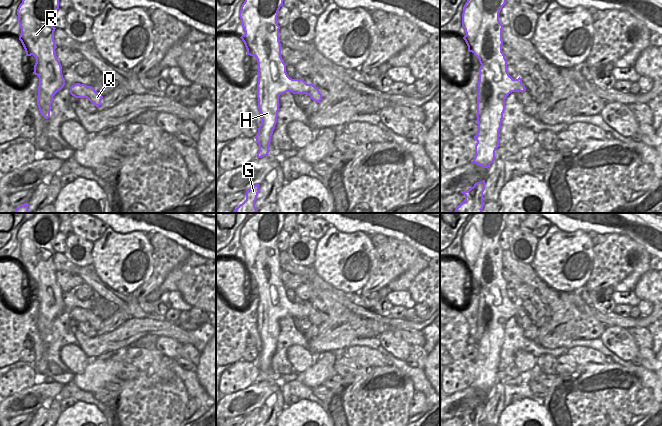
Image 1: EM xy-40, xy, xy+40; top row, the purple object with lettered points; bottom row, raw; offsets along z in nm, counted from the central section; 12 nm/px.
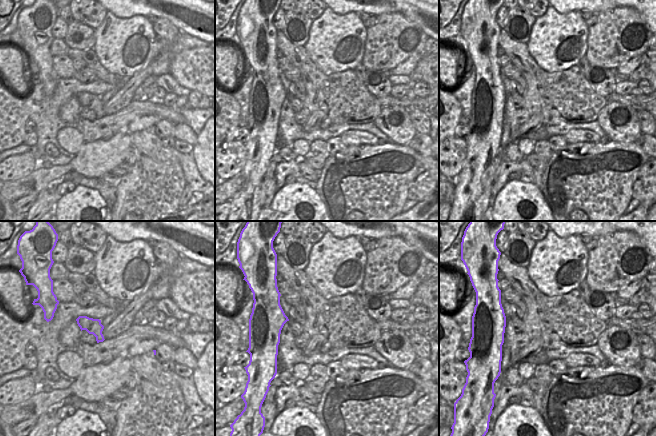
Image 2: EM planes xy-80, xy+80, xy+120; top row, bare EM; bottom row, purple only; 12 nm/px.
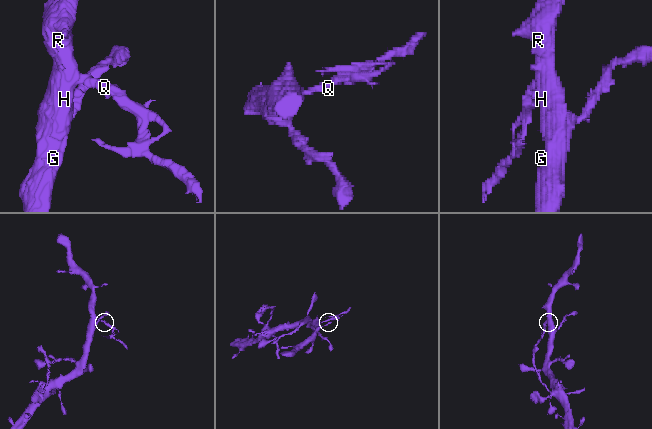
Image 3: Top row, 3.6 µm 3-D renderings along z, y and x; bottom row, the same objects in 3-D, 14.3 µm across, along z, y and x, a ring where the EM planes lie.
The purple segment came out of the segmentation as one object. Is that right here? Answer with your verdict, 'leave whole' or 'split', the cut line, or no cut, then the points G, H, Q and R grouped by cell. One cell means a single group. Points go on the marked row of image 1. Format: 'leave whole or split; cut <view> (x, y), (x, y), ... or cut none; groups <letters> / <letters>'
split; cut xy (299, 79), (293, 85), (292, 92); groups G H R / Q

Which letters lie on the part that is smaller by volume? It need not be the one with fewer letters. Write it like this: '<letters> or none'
Q

